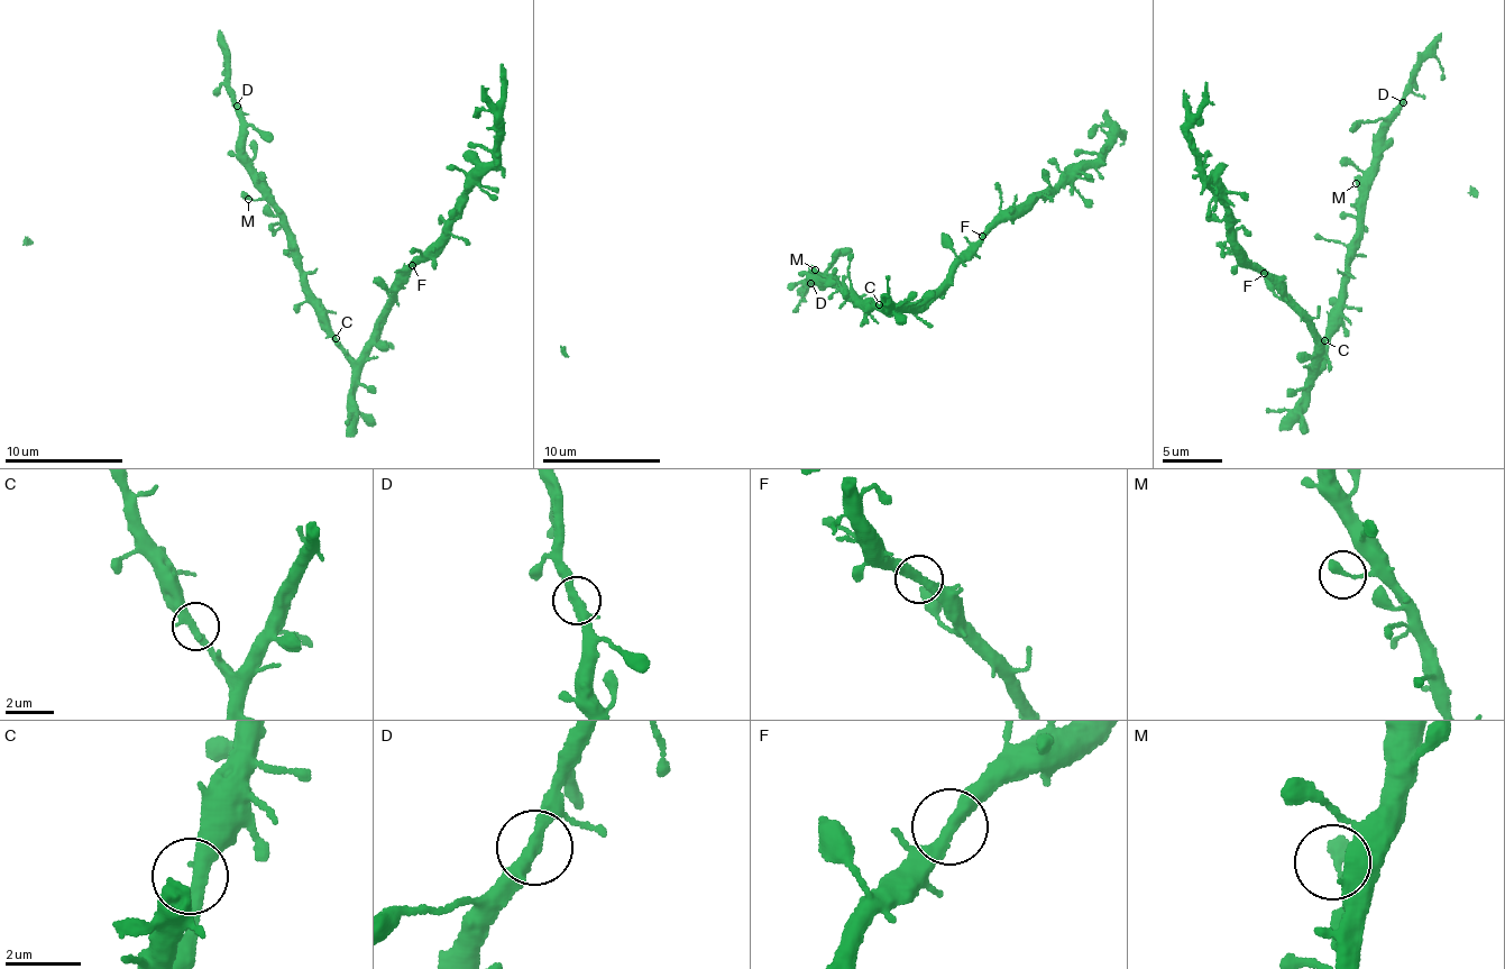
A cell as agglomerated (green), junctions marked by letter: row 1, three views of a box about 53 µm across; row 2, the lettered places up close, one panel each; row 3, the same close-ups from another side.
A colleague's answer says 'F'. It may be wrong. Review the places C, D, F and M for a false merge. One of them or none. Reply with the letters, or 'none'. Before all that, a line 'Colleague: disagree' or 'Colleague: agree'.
Colleague: disagree
none

